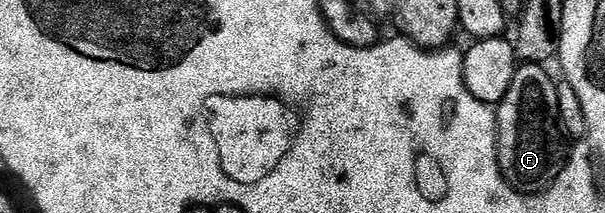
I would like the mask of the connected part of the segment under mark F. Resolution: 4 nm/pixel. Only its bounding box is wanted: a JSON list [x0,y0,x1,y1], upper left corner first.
[497,64,569,194]

